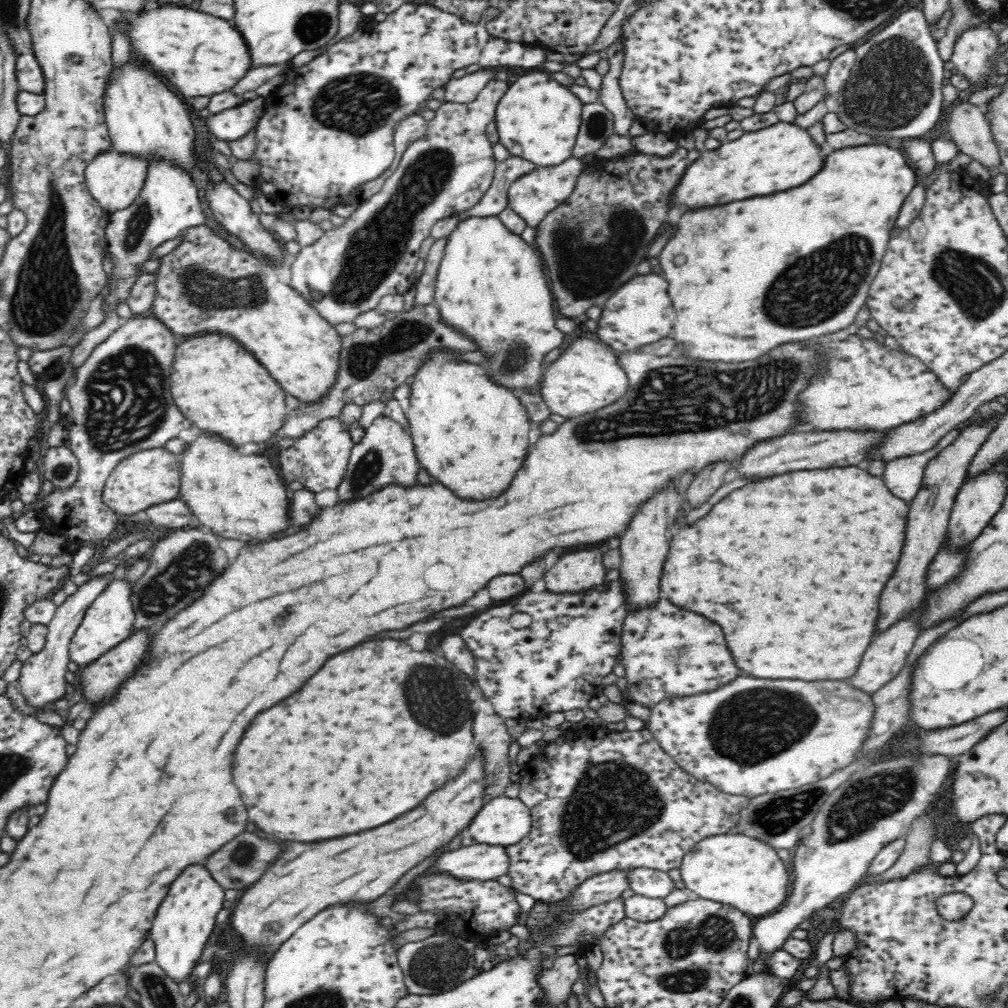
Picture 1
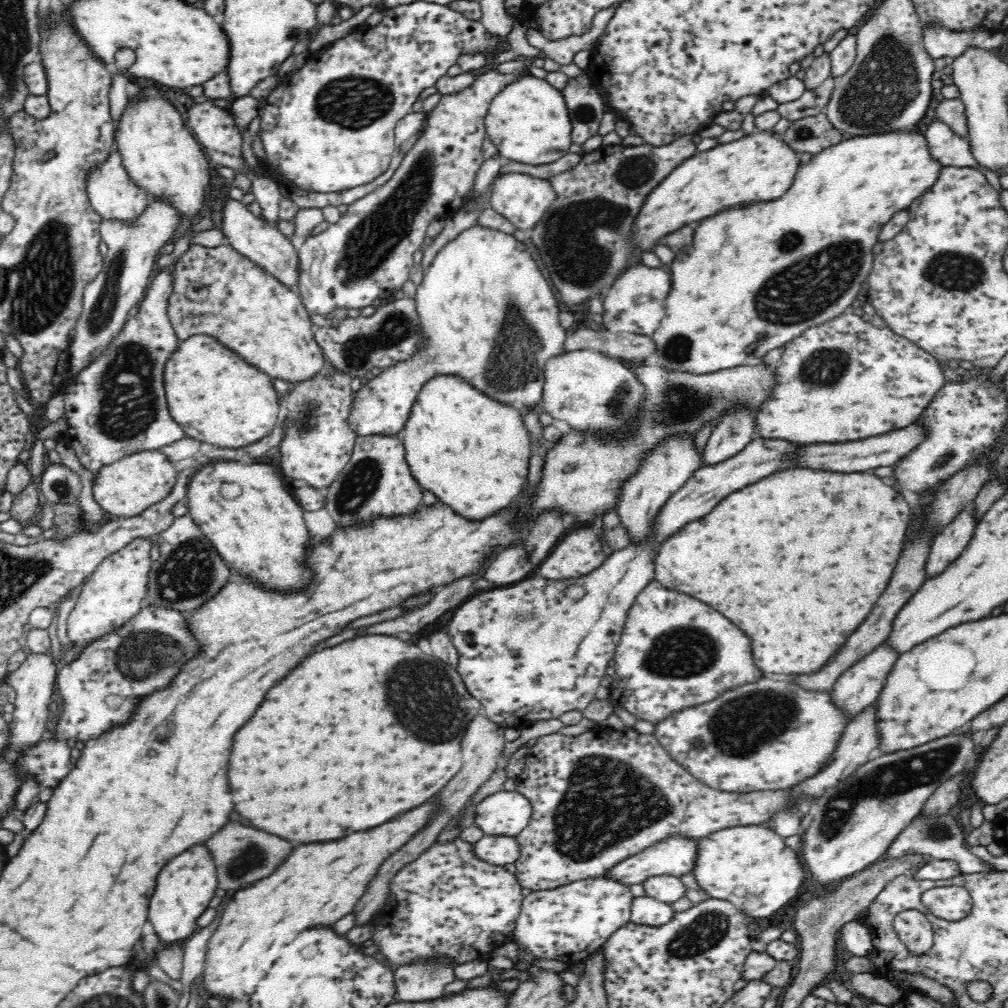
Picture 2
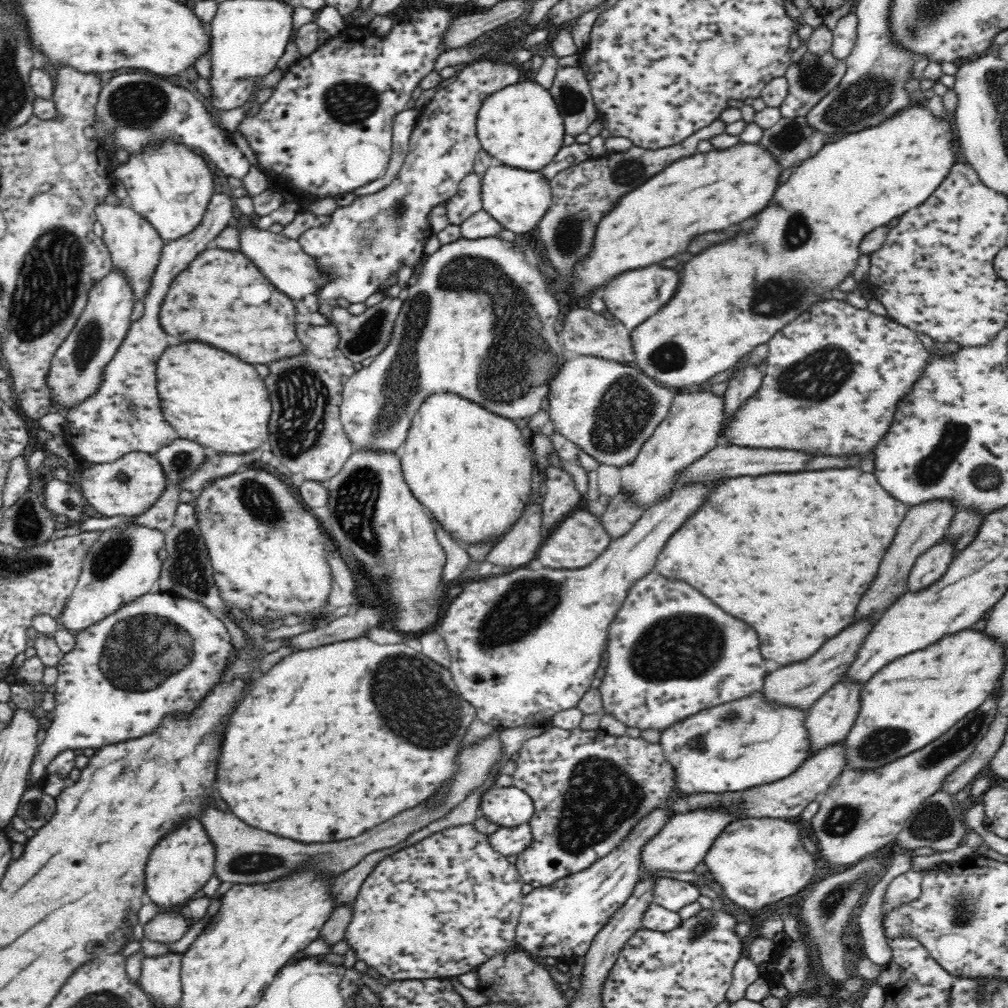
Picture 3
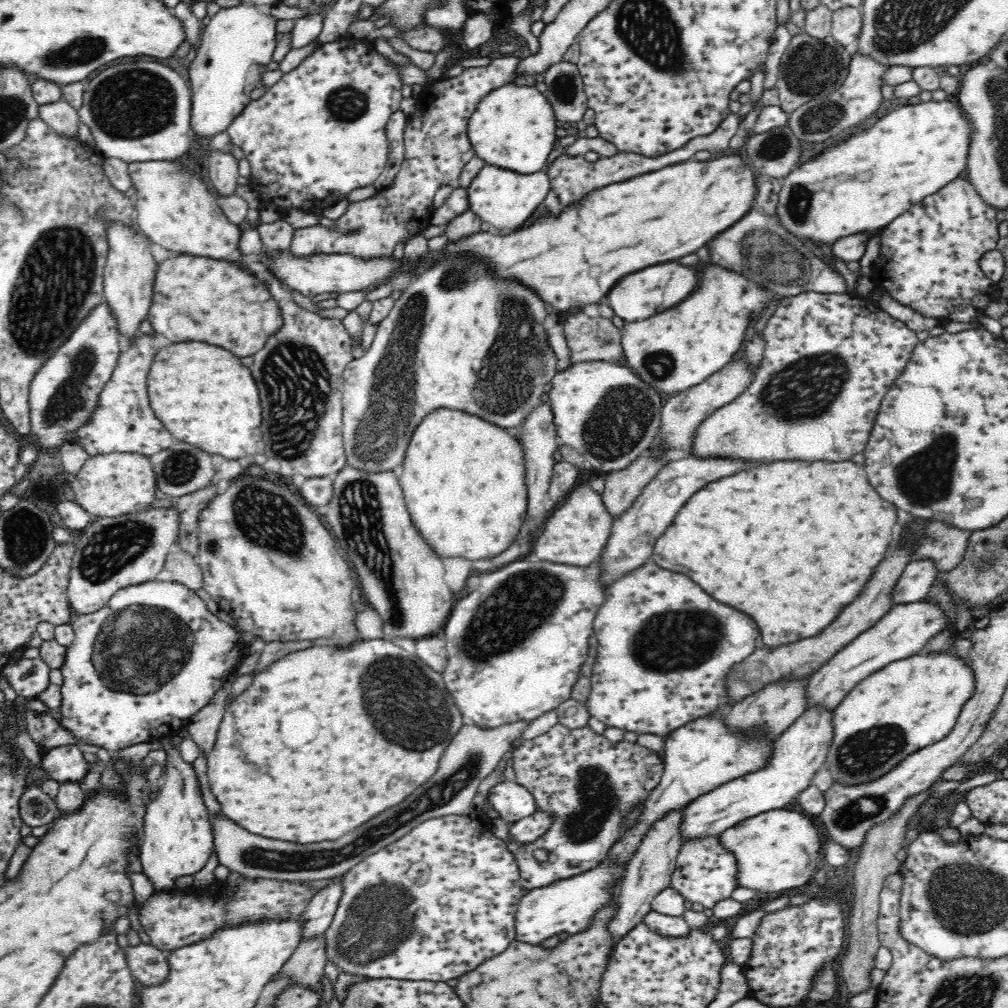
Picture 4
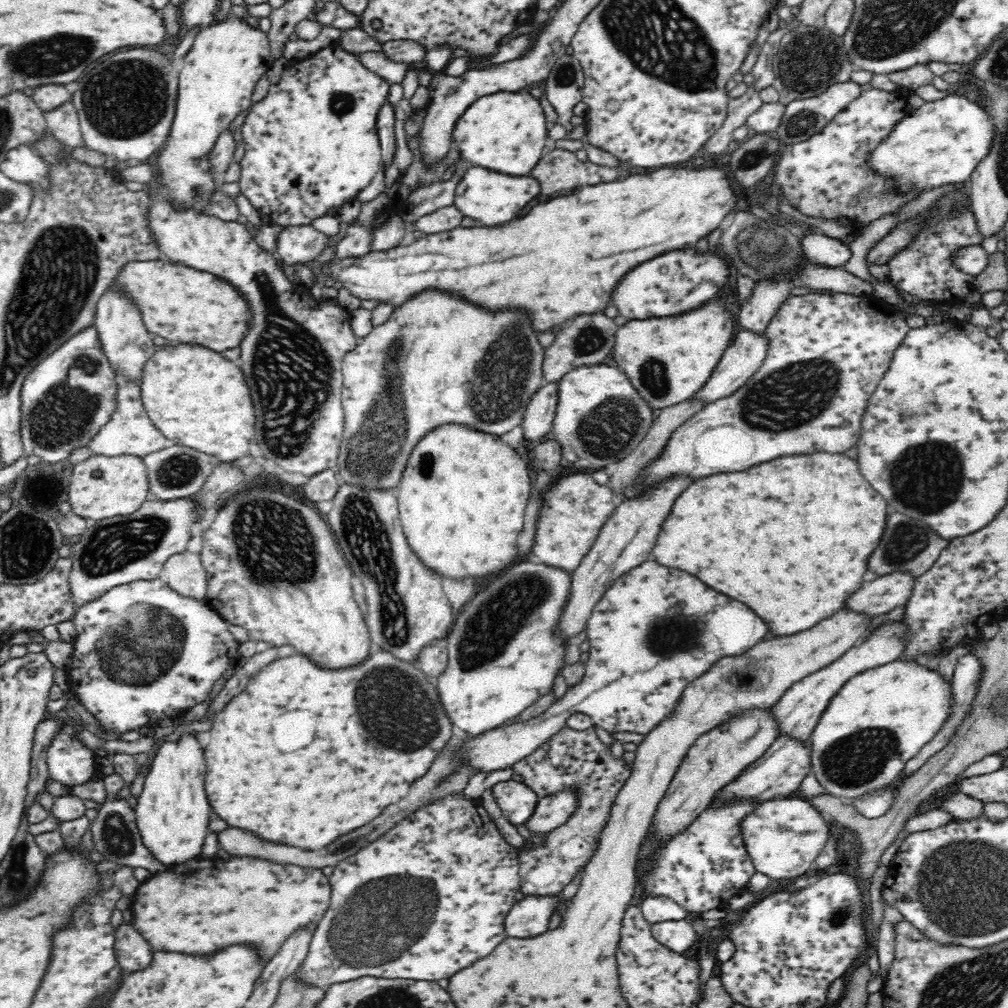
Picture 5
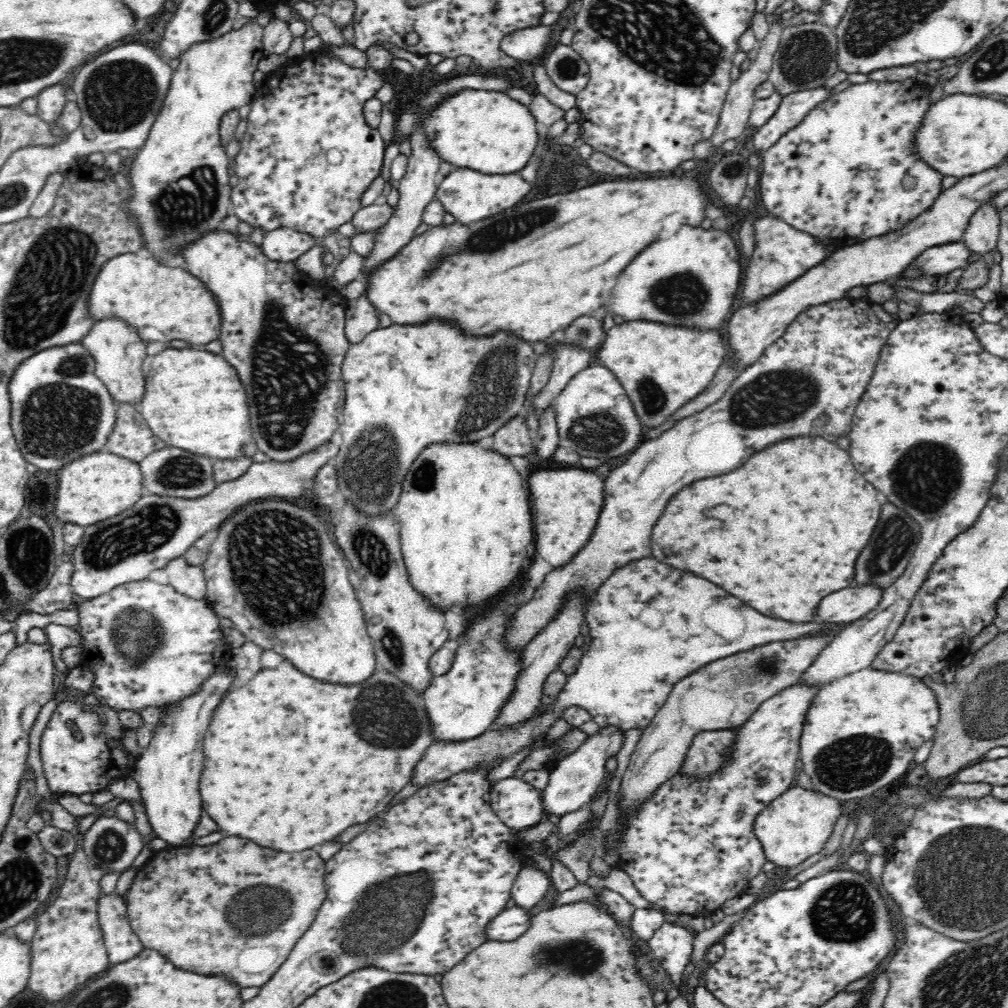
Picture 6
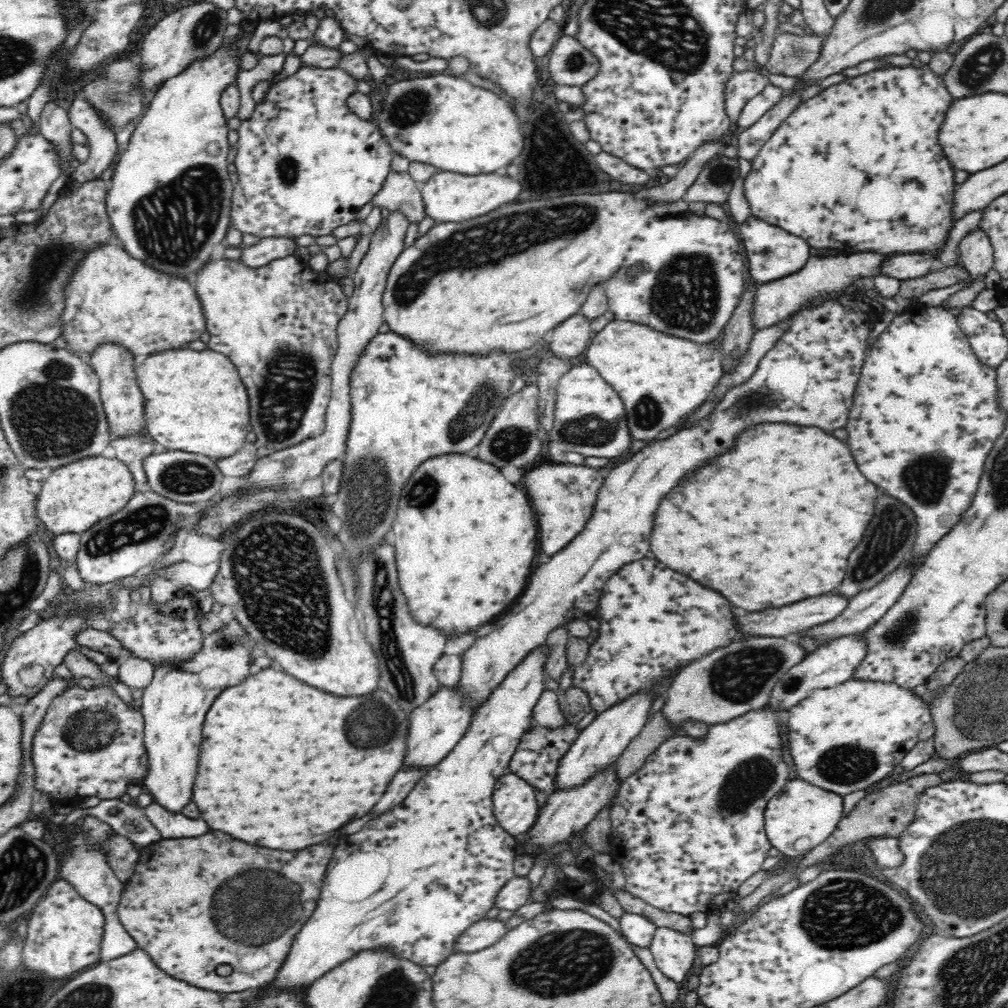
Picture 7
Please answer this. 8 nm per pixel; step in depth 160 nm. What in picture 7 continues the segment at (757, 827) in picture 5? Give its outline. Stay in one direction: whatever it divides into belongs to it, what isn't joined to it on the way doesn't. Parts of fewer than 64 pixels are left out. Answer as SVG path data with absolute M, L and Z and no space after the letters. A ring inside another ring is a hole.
M792 778L782 792L772 797L764 810L764 830L770 846L783 856L804 856L822 844L836 830L842 818L844 800L839 794L828 792L800 778Z

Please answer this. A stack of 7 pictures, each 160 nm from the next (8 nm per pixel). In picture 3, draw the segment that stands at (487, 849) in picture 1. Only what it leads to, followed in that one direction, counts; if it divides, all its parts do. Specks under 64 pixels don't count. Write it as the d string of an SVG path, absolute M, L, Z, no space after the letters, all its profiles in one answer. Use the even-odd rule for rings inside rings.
M528 823L512 828L500 827L493 834L487 836L488 843L500 855L514 856L528 848L532 841L532 831Z

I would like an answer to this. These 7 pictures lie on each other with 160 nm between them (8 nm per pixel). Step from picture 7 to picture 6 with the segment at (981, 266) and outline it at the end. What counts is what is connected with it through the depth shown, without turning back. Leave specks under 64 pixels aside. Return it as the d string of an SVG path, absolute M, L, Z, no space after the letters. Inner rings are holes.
M994 196L986 198L972 214L962 240L976 254L986 254L997 248L1000 232L1000 212L994 203Z

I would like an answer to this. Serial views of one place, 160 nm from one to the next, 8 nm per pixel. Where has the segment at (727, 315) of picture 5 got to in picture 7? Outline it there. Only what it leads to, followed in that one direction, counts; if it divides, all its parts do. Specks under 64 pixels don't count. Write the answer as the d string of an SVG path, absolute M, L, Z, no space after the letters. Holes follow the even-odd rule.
M614 319L597 332L586 349L588 365L593 366L623 400L630 432L636 440L652 440L663 435L666 428L678 424L684 414L695 410L710 396L723 376L722 360L712 342L690 342L665 332L656 332L646 325Z

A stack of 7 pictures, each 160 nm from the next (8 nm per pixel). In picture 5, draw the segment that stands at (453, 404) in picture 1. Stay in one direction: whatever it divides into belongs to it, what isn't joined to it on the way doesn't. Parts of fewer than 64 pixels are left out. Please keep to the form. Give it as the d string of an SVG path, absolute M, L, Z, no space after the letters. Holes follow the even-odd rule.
M448 422L448 424L436 426L434 430L428 430L420 438L418 444L414 446L414 450L412 450L407 460L406 472L404 472L402 480L400 480L400 486L396 486L399 519L401 520L408 544L417 554L417 557L420 558L420 561L426 564L428 569L442 576L442 578L450 577L456 580L468 579L469 577L476 578L476 580L486 580L486 578L490 580L494 574L500 574L502 570L506 570L506 566L510 566L514 562L514 558L516 558L516 540L518 540L522 524L524 524L524 510L526 510L528 496L530 496L531 474L528 468L529 464L524 456L523 449L510 447L496 434L476 430L459 422Z

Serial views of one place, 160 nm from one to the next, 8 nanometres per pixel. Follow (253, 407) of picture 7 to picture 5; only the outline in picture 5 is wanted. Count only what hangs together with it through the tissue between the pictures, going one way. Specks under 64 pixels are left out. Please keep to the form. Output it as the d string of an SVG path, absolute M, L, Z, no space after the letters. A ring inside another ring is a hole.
M162 189L151 190L148 192L150 202L148 202L148 215L147 215L147 226L148 232L152 233L152 239L154 243L158 245L160 252L166 254L169 260L173 262L180 262L186 266L191 266L196 270L203 270L204 272L211 272L224 280L227 280L236 286L238 290L244 295L245 300L249 302L251 312L253 312L252 317L252 330L248 332L248 336L244 338L244 342L240 344L242 348L242 356L240 356L240 368L244 370L244 376L246 376L246 382L250 386L250 394L252 394L252 400L254 400L254 408L256 408L256 426L260 426L256 430L258 434L258 442L262 446L262 452L266 456L267 460L274 460L280 468L284 468L286 472L294 472L297 478L300 476L314 476L326 468L332 468L336 466L336 460L339 457L339 448L342 444L342 434L344 432L344 412L342 412L342 362L347 356L348 352L354 350L357 347L359 341L358 337L353 333L351 329L351 312L343 307L340 299L332 298L331 300L322 298L314 299L310 291L308 291L304 286L298 284L292 284L288 281L288 278L280 271L278 267L278 253L268 253L256 243L252 234L246 229L246 227L238 222L223 222L218 218L209 215L208 211L197 210L193 206L177 206L171 200L171 197L164 193Z

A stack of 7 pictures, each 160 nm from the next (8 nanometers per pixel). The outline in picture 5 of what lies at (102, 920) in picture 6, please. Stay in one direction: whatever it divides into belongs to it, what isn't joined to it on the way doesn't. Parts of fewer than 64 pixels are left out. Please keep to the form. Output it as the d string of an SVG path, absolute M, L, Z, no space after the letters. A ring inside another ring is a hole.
M124 923L115 931L115 953L126 973L147 969L153 961L150 943L133 927Z

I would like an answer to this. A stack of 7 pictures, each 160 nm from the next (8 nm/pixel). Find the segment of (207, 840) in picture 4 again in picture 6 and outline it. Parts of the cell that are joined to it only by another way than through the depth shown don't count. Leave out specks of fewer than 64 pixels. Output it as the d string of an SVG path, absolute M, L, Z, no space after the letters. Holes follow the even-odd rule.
M225 663L221 665L201 686L198 694L171 706L169 716L159 722L163 725L153 734L148 748L129 770L129 776L138 782L140 800L154 836L164 841L167 847L192 845L191 840L202 814L202 800L198 792L198 780L204 768L202 740L214 708L220 704L224 690L234 682L232 675L224 673L227 667Z

